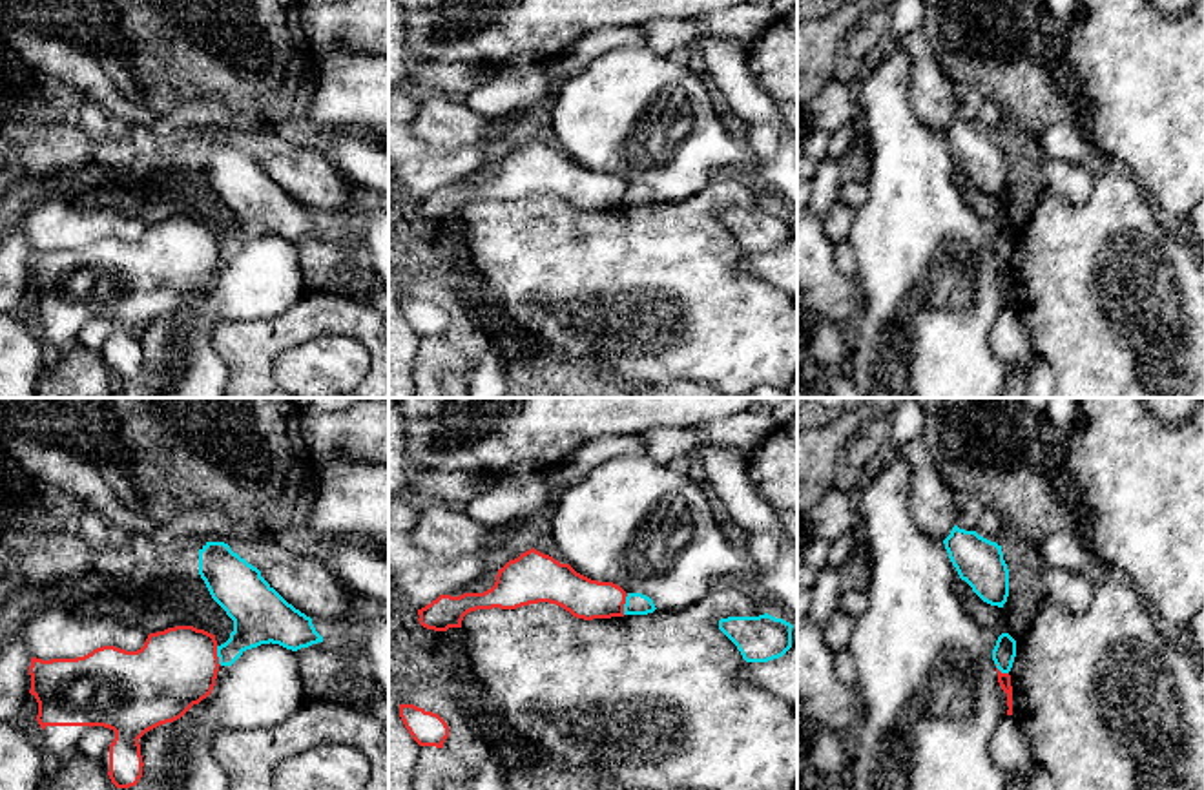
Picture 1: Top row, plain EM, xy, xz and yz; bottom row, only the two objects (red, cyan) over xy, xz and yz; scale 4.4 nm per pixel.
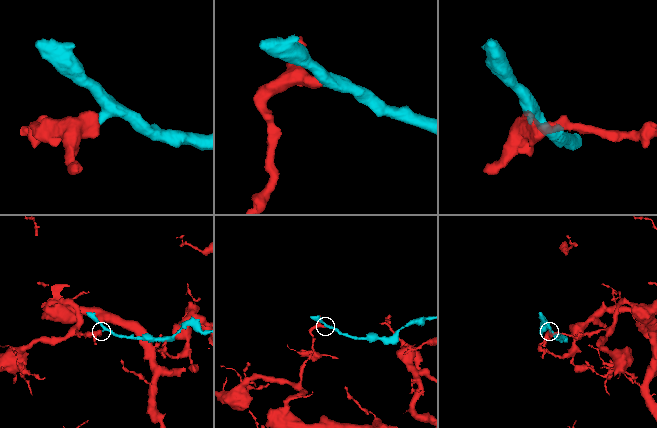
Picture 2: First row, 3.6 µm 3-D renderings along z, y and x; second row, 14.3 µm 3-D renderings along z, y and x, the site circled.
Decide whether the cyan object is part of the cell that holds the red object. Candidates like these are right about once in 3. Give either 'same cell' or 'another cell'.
another cell

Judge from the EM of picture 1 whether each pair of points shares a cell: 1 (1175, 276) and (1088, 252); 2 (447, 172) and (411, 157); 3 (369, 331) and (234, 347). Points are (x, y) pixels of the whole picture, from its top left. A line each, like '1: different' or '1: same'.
1: same
2: same
3: same

